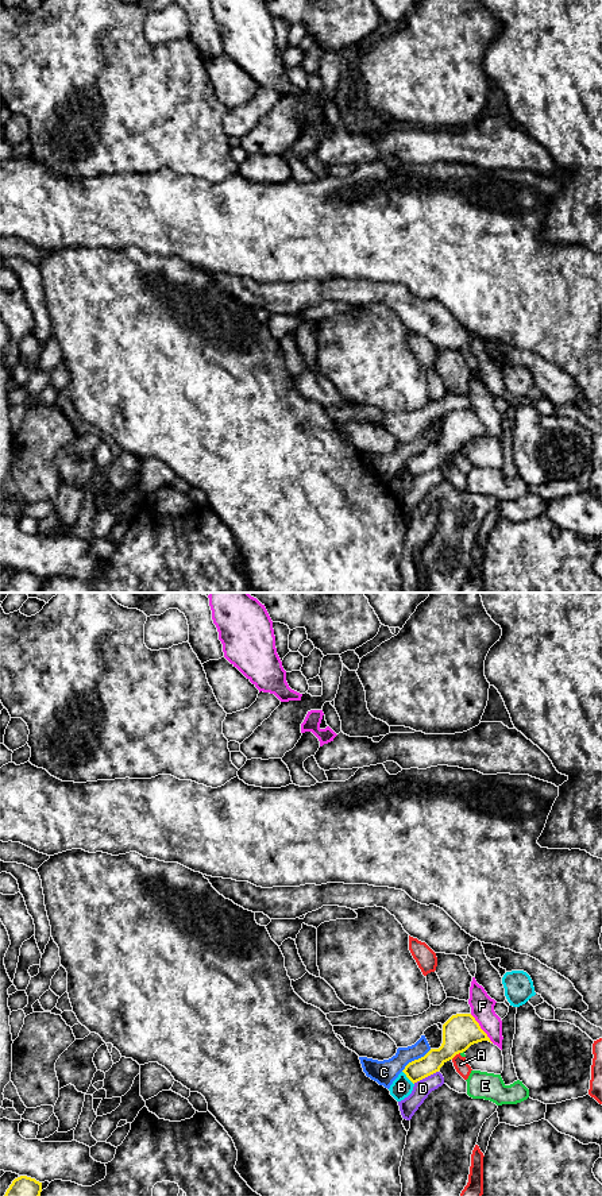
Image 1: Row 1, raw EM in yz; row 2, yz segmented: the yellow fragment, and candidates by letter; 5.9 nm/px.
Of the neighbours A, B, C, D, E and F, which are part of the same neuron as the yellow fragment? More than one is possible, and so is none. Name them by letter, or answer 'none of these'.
none of these

